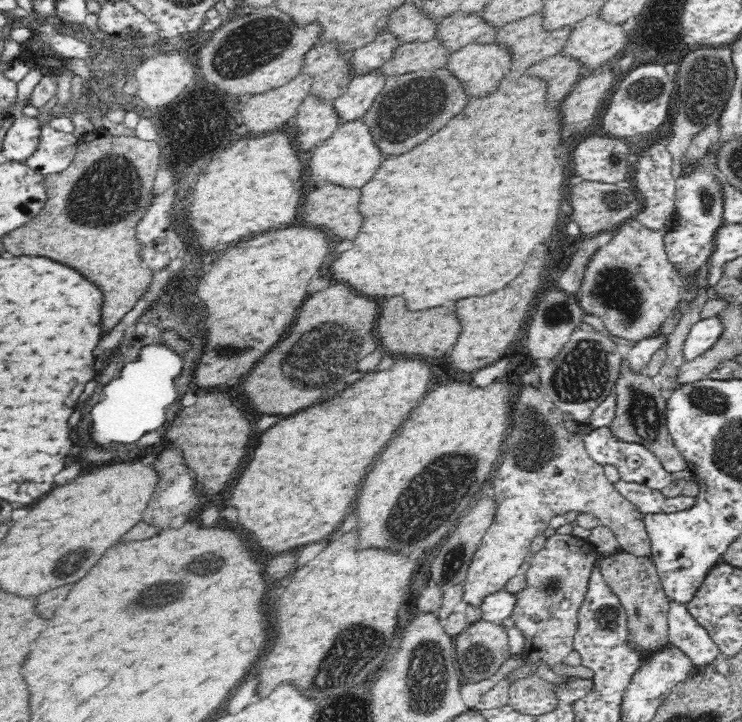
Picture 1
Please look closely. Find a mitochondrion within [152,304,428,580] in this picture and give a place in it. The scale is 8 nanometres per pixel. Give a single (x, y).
(326, 354)

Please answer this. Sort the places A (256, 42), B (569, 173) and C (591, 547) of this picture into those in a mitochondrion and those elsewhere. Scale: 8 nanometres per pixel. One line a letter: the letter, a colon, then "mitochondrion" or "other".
A: mitochondrion
B: other
C: other

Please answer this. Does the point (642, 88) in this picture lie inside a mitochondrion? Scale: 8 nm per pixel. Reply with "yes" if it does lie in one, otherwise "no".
yes

